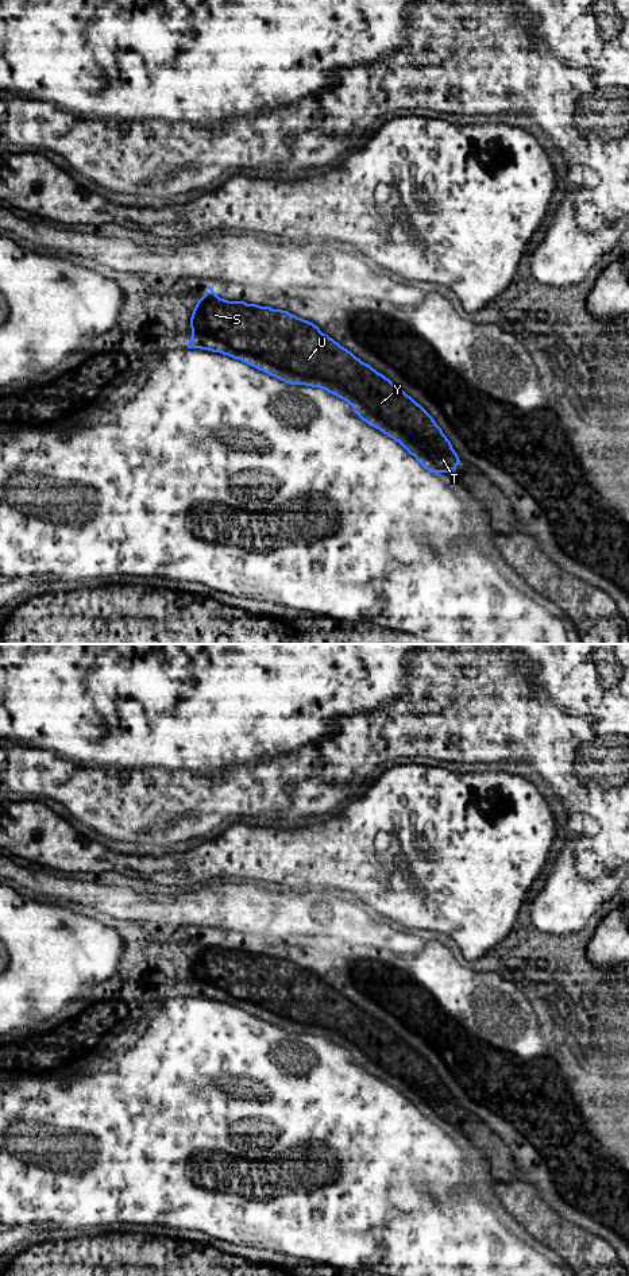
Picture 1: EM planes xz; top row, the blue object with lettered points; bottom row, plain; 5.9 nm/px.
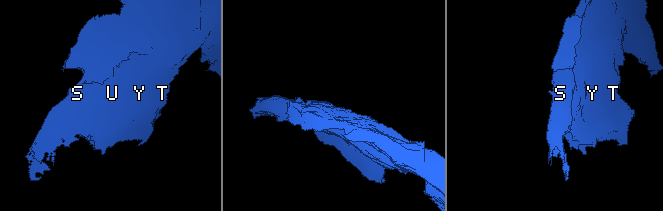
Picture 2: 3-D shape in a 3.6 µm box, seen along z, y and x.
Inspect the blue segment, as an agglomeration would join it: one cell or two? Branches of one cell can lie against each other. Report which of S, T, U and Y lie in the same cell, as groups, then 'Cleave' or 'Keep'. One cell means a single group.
Groups: S T U Y. Keep

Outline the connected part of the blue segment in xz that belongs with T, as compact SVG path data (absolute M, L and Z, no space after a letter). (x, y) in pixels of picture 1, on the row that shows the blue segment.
M208 285L193 309L190 328L188 348L220 352L286 383L327 390L348 402L368 425L398 442L428 471L449 473L460 464L451 442L420 404L313 323L288 311L220 298Z

